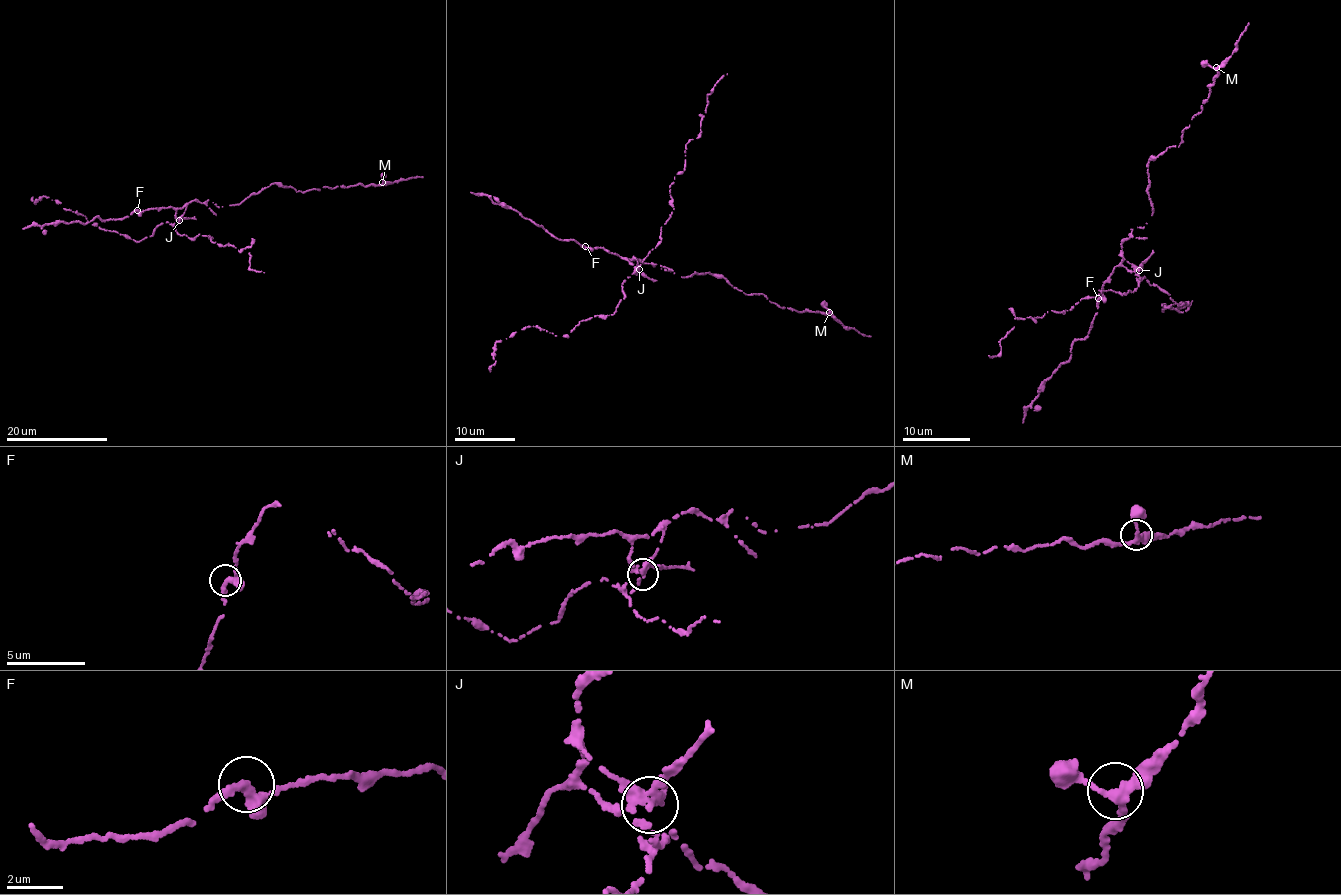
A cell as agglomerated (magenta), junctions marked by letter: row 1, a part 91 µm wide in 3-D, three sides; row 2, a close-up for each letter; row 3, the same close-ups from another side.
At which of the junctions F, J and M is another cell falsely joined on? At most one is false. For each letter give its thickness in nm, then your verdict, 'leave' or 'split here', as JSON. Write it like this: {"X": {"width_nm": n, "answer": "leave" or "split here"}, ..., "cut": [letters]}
{"F": {"width_nm": 280, "answer": "leave"}, "J": {"width_nm": 280, "answer": "split here"}, "M": {"width_nm": 280, "answer": "leave"}, "cut": ["J"]}

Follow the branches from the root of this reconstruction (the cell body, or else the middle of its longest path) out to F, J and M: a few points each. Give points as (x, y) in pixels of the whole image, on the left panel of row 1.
F: (204, 203), (194, 200), (179, 208), (169, 206), (137, 210)
J: (204, 203), (192, 200), (178, 208), (175, 214), (179, 221)
M: (204, 203), (238, 205), (274, 183), (303, 192), (382, 182)

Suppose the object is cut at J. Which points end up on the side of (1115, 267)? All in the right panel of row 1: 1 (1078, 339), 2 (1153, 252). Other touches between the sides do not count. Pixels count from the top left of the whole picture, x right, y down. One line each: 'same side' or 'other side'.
1: same side
2: other side

